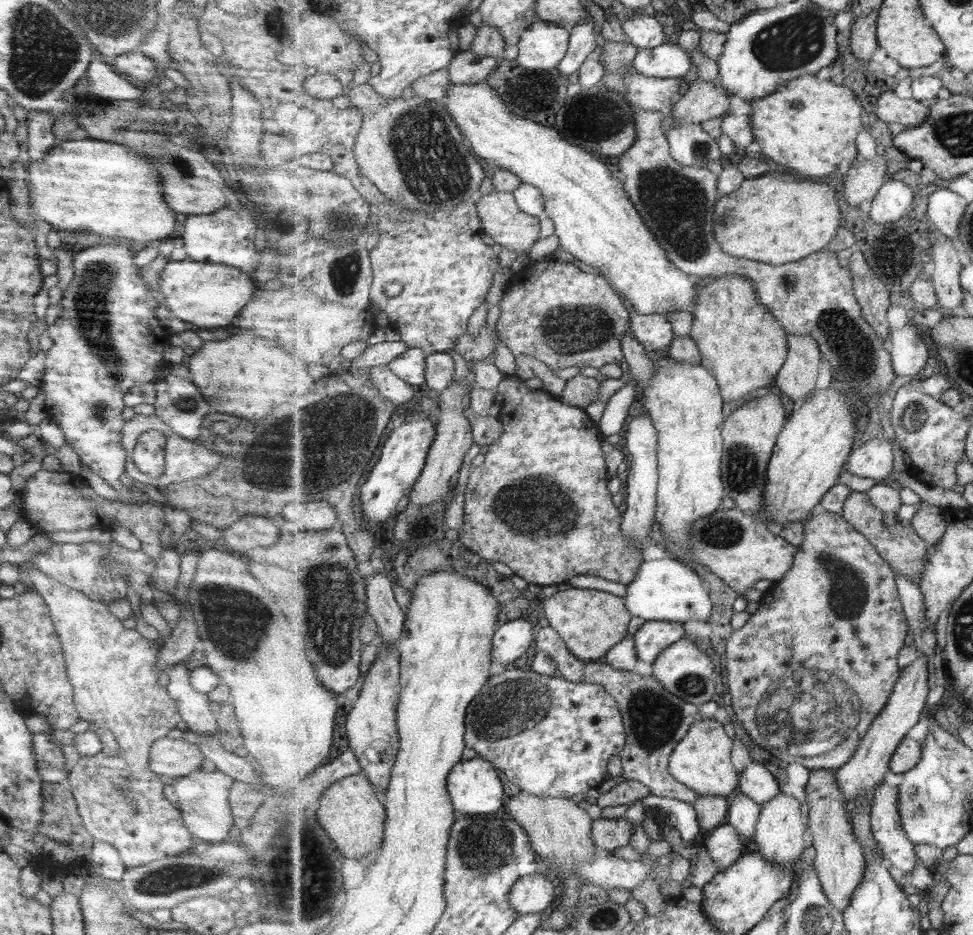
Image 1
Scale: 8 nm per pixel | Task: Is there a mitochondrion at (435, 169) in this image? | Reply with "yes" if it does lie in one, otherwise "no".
yes

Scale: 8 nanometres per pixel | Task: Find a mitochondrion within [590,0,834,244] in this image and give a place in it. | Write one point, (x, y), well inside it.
(790, 43)

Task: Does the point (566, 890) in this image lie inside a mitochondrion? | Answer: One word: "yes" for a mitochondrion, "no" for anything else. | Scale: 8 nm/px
no

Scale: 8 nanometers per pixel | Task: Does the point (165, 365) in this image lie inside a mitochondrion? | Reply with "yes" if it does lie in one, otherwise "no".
no

